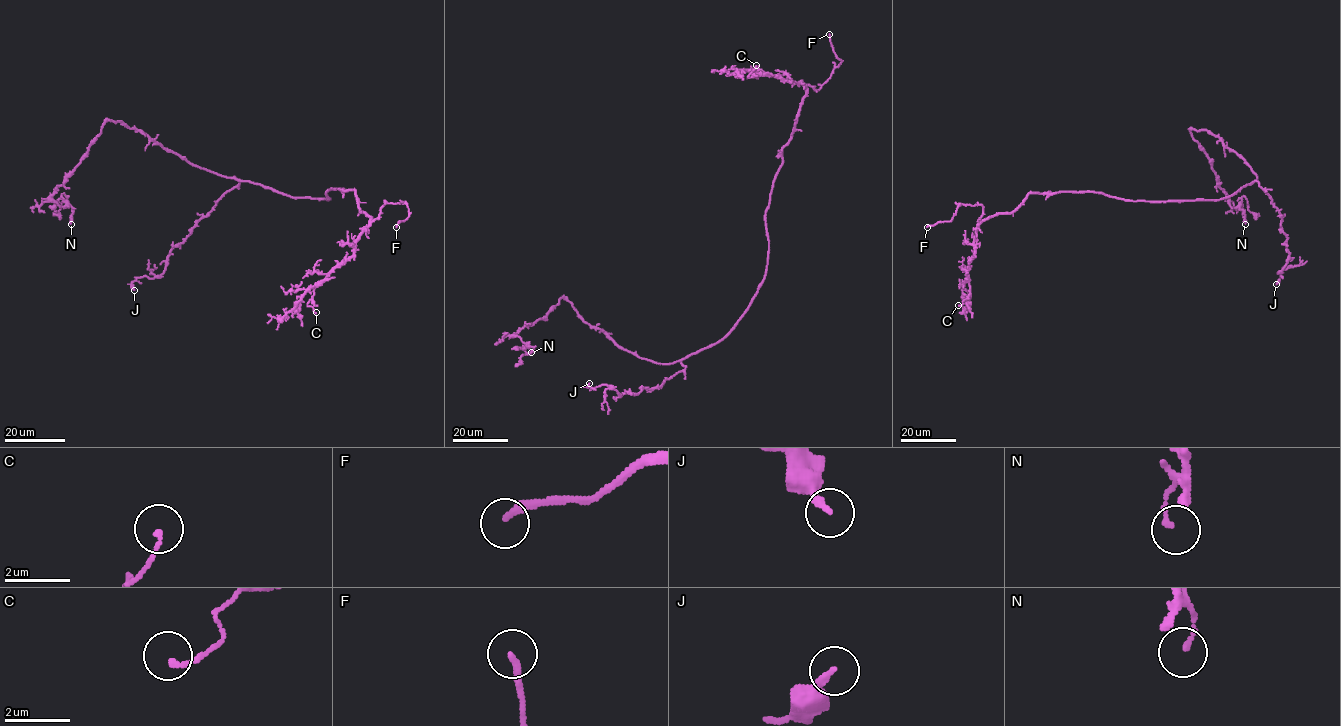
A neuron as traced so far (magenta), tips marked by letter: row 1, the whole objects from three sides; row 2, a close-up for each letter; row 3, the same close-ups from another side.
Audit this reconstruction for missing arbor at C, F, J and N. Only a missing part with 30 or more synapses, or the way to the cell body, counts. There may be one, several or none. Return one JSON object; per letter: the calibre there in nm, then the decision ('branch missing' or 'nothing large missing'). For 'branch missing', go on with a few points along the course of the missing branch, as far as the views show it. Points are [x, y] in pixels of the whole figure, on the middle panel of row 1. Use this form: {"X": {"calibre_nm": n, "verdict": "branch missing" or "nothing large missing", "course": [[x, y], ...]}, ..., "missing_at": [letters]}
{"C": {"calibre_nm": 150, "verdict": "nothing large missing"}, "F": {"calibre_nm": 220, "verdict": "branch missing", "course": [[829, 34], [817, 25], [811, 25], [804, 15], [790, 6]]}, "J": {"calibre_nm": 200, "verdict": "nothing large missing"}, "N": {"calibre_nm": 140, "verdict": "nothing large missing"}, "missing_at": ["F"]}

